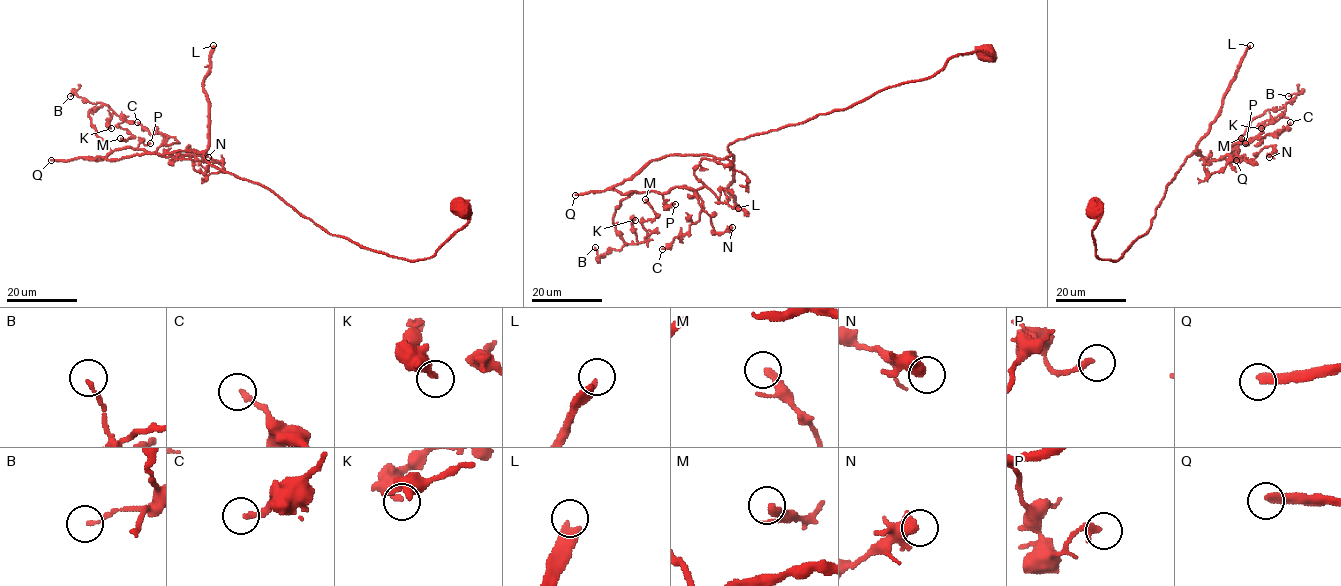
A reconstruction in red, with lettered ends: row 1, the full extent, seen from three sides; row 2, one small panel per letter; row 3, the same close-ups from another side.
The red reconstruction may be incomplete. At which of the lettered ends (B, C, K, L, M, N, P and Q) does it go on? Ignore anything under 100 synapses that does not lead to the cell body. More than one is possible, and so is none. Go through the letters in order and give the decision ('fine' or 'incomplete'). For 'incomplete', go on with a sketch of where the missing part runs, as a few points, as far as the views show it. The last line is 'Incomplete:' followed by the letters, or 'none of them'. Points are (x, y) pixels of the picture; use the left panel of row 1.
B: fine
C: fine
K: fine
L: incomplete
M: fine
N: fine
P: fine
Q: incomplete
Incomplete: L, Q

